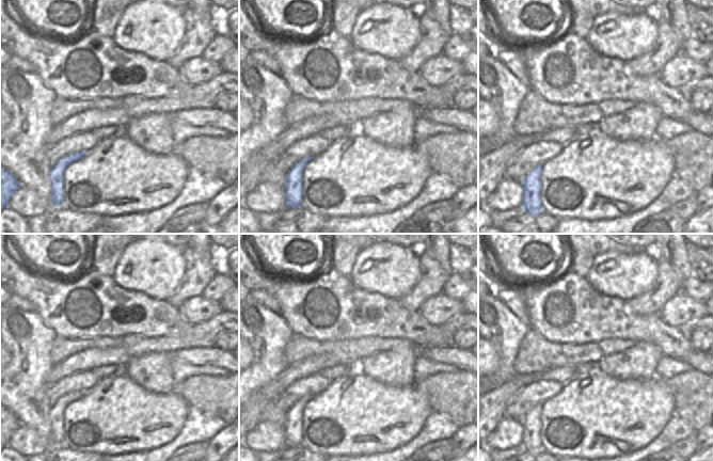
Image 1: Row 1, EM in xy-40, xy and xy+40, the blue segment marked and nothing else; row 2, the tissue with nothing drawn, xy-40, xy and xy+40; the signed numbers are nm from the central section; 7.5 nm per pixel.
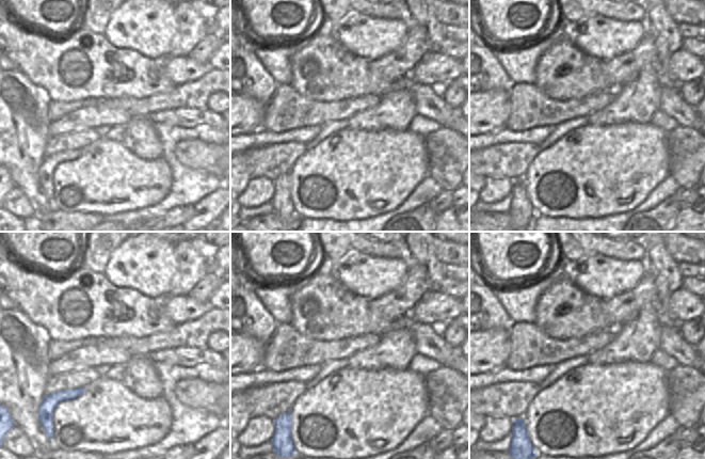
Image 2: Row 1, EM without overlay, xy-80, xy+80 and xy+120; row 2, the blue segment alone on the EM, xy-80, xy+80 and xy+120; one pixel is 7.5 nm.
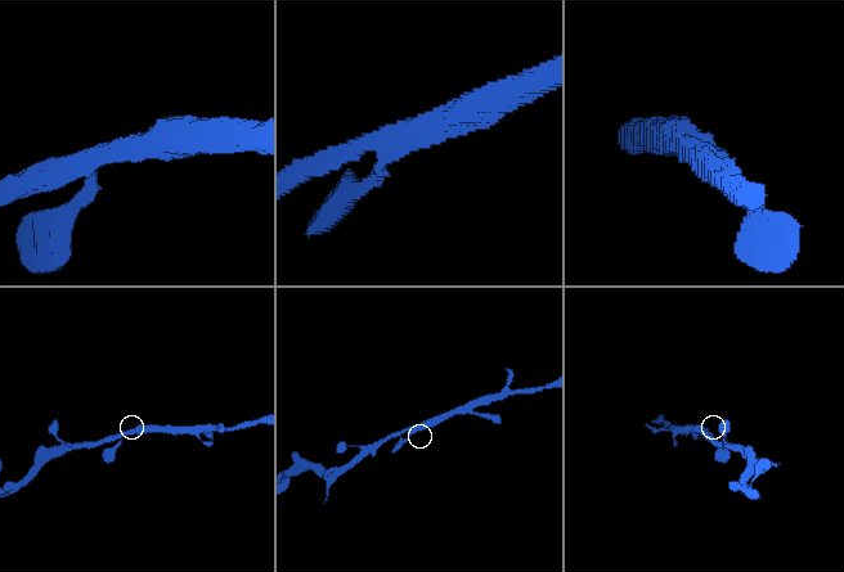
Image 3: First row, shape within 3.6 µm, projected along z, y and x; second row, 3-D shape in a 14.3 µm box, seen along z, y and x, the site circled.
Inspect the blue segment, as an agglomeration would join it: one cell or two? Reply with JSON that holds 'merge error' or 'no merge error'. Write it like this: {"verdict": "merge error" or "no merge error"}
{"verdict": "no merge error"}

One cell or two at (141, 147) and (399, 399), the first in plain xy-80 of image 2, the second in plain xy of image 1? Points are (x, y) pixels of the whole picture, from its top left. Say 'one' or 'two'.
two

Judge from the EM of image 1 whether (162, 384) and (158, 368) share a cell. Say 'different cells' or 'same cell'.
same cell

